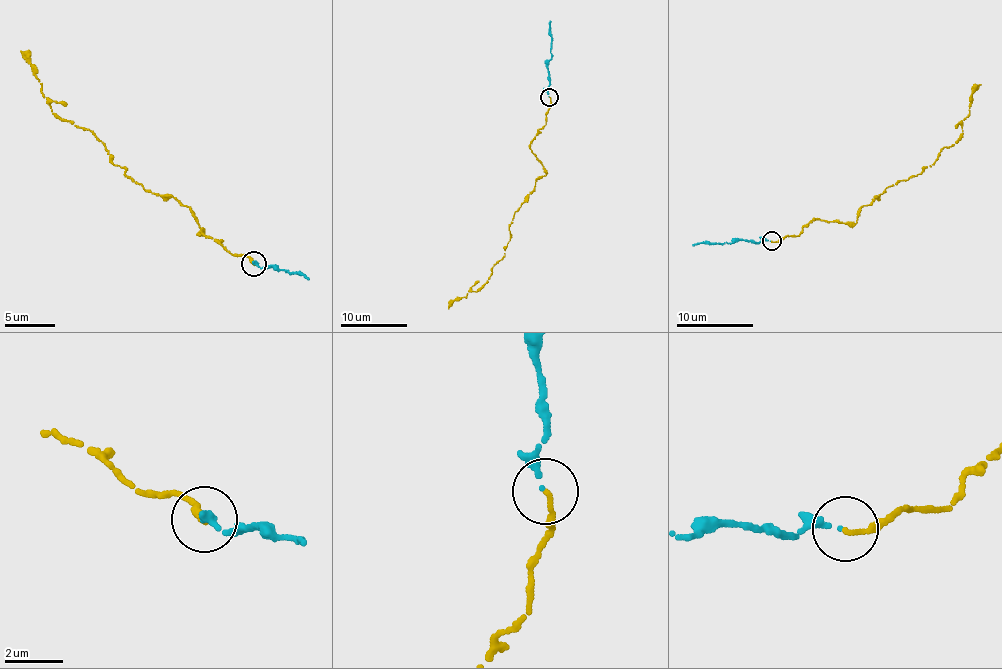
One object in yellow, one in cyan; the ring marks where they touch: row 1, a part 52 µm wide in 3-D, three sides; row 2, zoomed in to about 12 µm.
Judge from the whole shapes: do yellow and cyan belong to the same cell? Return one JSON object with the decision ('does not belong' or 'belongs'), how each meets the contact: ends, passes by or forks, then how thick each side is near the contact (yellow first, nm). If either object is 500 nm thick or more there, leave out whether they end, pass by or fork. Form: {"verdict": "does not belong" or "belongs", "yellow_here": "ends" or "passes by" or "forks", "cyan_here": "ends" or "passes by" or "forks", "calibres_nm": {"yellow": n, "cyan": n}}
{"verdict": "belongs", "yellow_here": "ends", "cyan_here": "passes by", "calibres_nm": {"yellow": 140, "cyan": 140}}

